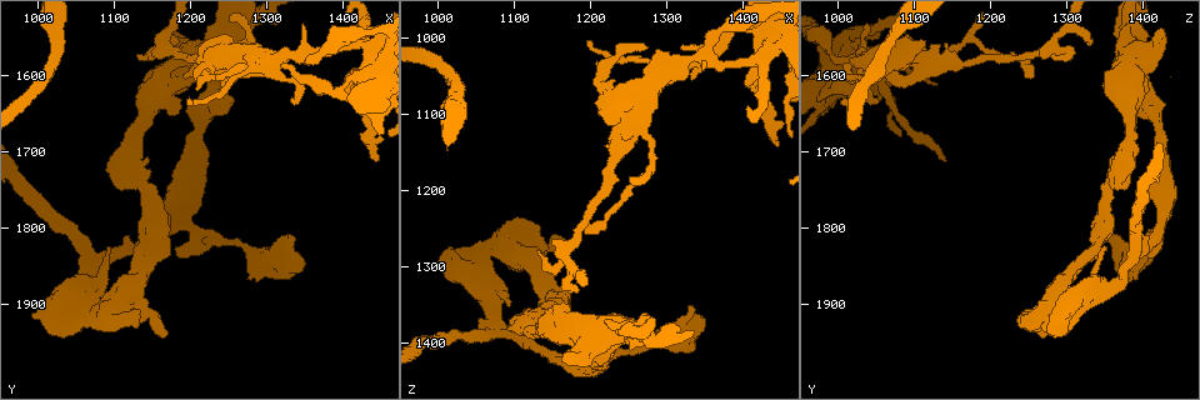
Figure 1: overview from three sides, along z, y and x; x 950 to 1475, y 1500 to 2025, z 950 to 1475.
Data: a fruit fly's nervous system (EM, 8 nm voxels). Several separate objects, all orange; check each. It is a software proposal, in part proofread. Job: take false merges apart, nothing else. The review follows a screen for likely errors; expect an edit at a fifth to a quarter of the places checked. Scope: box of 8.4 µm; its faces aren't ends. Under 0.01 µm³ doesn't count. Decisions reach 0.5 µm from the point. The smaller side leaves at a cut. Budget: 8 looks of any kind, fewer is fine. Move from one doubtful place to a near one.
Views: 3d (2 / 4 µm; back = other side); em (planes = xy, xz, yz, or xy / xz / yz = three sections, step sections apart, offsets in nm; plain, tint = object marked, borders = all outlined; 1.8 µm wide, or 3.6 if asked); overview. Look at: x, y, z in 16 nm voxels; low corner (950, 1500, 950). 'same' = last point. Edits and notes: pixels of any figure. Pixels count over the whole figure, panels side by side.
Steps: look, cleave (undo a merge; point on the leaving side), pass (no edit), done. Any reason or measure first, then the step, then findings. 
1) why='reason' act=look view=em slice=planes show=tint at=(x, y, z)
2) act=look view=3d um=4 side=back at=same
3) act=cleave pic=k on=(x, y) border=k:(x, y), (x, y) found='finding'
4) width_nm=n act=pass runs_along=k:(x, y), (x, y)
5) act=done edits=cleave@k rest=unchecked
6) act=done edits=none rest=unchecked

why='thick turns thin' act=look view=3d um=4 at=(1160, 1600, 1380)

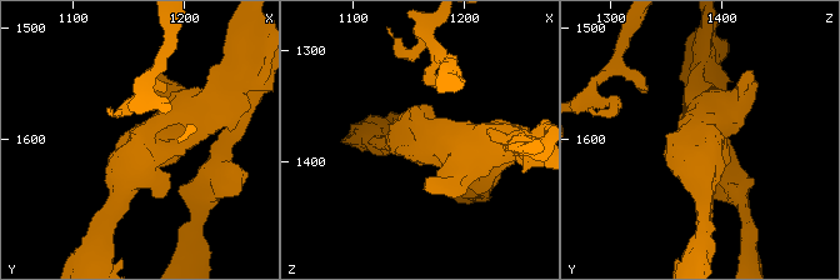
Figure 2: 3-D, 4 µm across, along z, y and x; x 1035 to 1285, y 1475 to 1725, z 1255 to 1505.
why='need the tissue' act=look view=em um=3.6 slice=planes show=plain at=(1164, 1598, 1384)

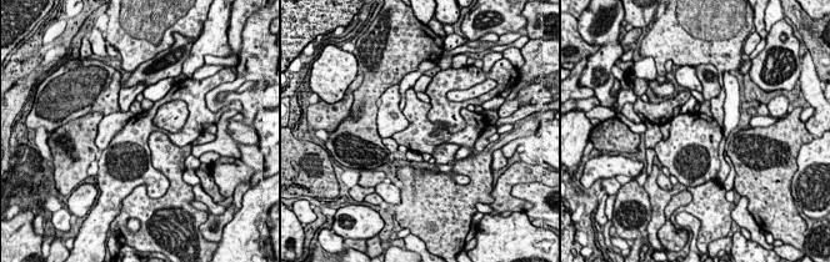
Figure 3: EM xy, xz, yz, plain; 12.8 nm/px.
act=look view=em um=3.6 slice=planes show=tint at=same

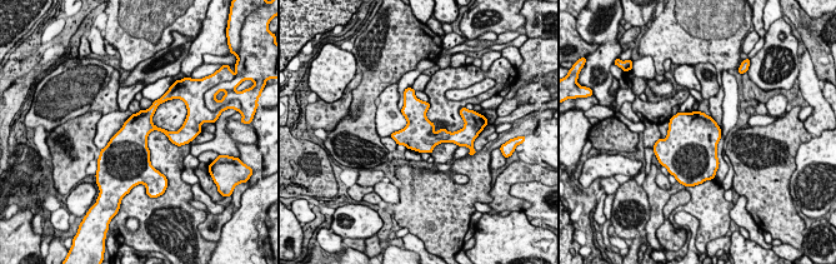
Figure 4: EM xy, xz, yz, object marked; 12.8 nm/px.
act=pass found='all the same neuron'

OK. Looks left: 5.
why='thick turns thin' act=look view=3d um=4 side=back at=(1100, 1915, 1265)

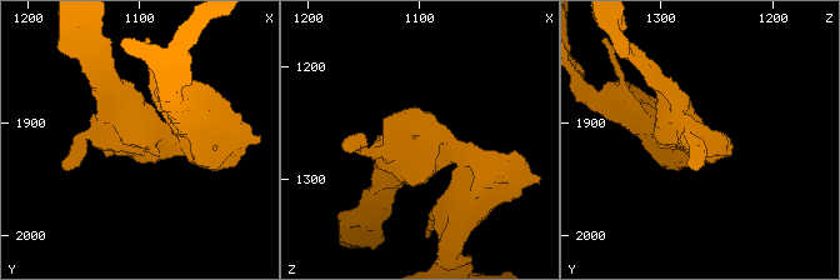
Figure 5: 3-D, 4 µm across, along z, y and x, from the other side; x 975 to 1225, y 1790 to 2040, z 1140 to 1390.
act=look view=em um=3.6 slice=planes show=tint at=(1100, 1916, 1266)

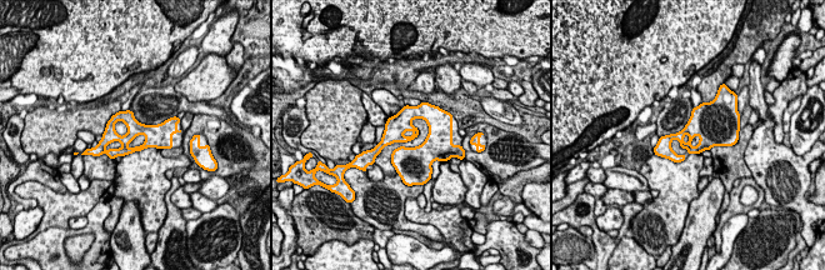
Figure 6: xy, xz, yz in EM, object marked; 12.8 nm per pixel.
width_nm=240 act=pass found='all the same neuron'

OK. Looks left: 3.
why='three arms meet' act=look view=em slice=planes show=tint at=(1300, 1575, 1045)

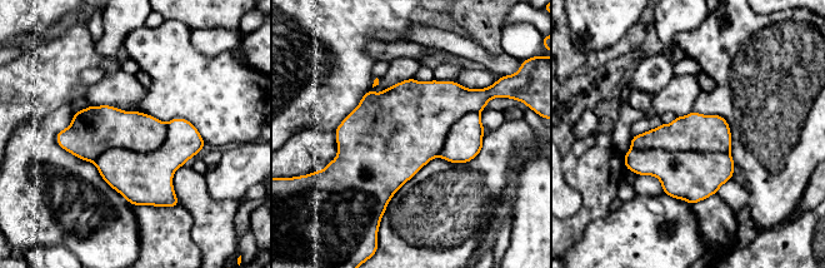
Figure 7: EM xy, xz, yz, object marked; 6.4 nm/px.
act=cleave pic=7 on=(690, 175) border=7:(631, 147), (638, 149), (729, 153) found='a second neuron is stuck on'

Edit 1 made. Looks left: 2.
act=done edits=cleave@7 rest=unchecked

